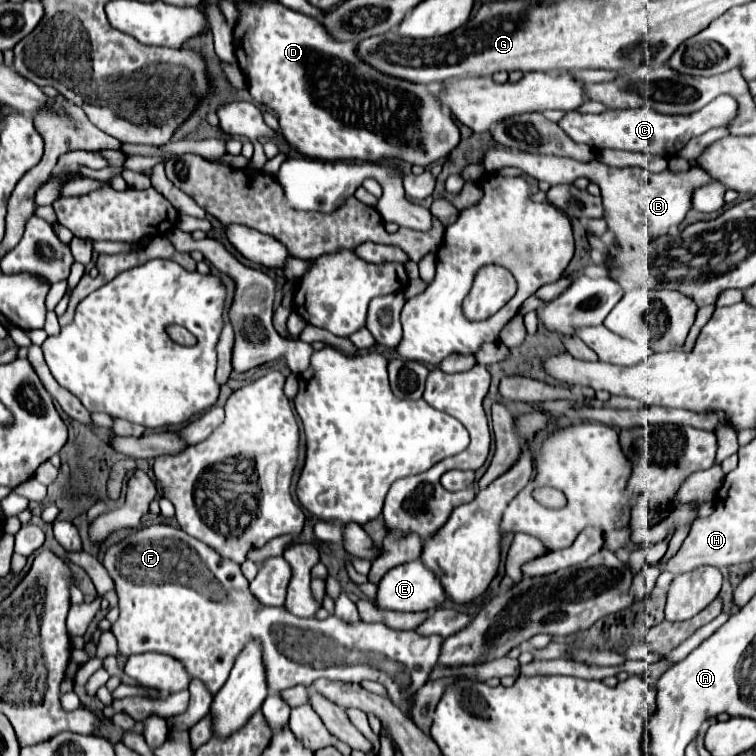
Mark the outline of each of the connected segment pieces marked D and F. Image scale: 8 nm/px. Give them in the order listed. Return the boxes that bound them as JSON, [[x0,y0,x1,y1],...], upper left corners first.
[[233,1,459,165],[103,525,443,719]]

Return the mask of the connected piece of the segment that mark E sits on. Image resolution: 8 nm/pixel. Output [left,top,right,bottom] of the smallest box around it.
[377,561,447,613]

